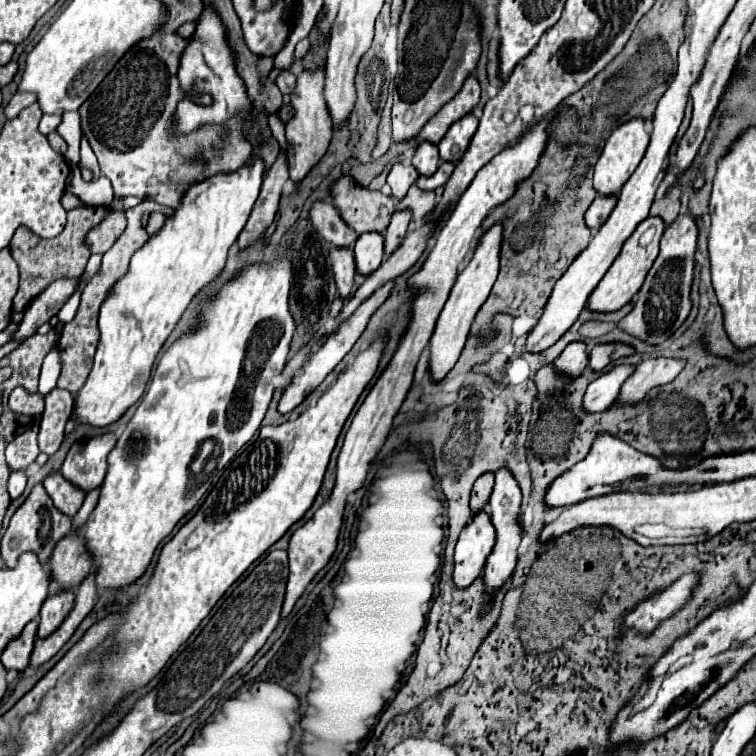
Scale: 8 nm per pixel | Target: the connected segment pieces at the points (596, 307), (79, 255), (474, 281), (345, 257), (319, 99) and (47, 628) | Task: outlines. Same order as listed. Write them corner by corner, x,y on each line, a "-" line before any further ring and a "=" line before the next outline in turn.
647,217
645,221
641,221
637,225
633,235
625,241
619,257
613,261
613,265
609,267
605,277
599,281
597,289
589,295
589,301
587,301
589,311
593,311
593,313
619,311
623,305
627,305
633,299
633,295
643,285
645,275
651,269
651,265
653,265
653,261
655,261
655,257
659,253
659,239
661,239
663,231
665,231
665,225
663,225
663,221
659,217
=
81,205
81,207
71,209
67,213
67,225
65,225
63,233
59,233
55,239
41,239
37,235
33,235
31,231
27,231
27,227
19,227
19,231
15,231
9,249
11,249
13,259
19,265
21,285
19,285
19,291
17,291
15,299
13,299
13,309
25,309
25,303
29,303
49,283
55,281
53,277
61,277
61,275
79,277
79,275
83,275
85,265
87,265
89,255
91,255
91,251
87,251
87,245
85,245
85,235
95,225
99,225
105,217
107,217
105,207
=
501,223
493,225
477,243
471,261
467,263
467,267
457,275
457,281
449,293
449,299
437,319
437,327
435,333
431,337
431,347
429,347
429,377
433,383
439,383
445,379
445,375
453,369
453,365
457,363
461,349
465,345
465,339
469,335
471,323
479,311
479,307
485,303
485,299
491,293
491,287
497,279
497,271
499,271
499,251
501,251
=
331,247
331,249
329,249
329,259
331,259
331,269
333,269
333,275
335,275
337,291
339,291
341,299
345,299
345,297
349,297
349,293
351,293
353,277
355,277
353,251
351,251
351,249
=
321,59
321,67
315,73
303,71
297,79
297,87
291,93
291,105
295,107
295,117
285,125
287,131
287,157
289,157
289,177
293,183
301,183
307,173
319,163
319,159
327,153
333,131
331,131
331,117
327,113
327,103
323,99
323,81
325,81
325,59
=
63,591
61,595
49,597
41,607
41,621
39,621
39,639
45,639
53,631
59,629
63,619
71,613
75,605
75,595
71,591

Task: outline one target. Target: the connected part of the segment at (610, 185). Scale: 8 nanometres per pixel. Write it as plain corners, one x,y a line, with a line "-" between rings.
631,119
623,125
619,125
611,137
605,143
605,149
595,165
595,177
593,177
593,187
599,195
607,197
607,195
619,195
623,183
627,183
627,179
633,175
633,171
637,169
637,165
641,163
645,151
649,145
649,127
643,119

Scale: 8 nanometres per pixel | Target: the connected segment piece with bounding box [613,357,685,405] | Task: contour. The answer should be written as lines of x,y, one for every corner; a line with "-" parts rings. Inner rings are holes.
661,357
661,359
643,361
637,367
637,371
633,371
633,375
623,383
613,405
635,405
645,401
653,387
671,383
683,367
685,367
685,361
681,359

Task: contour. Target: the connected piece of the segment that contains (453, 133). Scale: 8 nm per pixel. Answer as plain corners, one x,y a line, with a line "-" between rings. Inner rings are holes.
469,113
463,119
459,119
457,123
451,125
447,135
439,143
441,161
459,163
459,157
463,157
463,151
467,151
467,147
471,143
471,137
477,131
477,123
479,123
477,117
473,113

